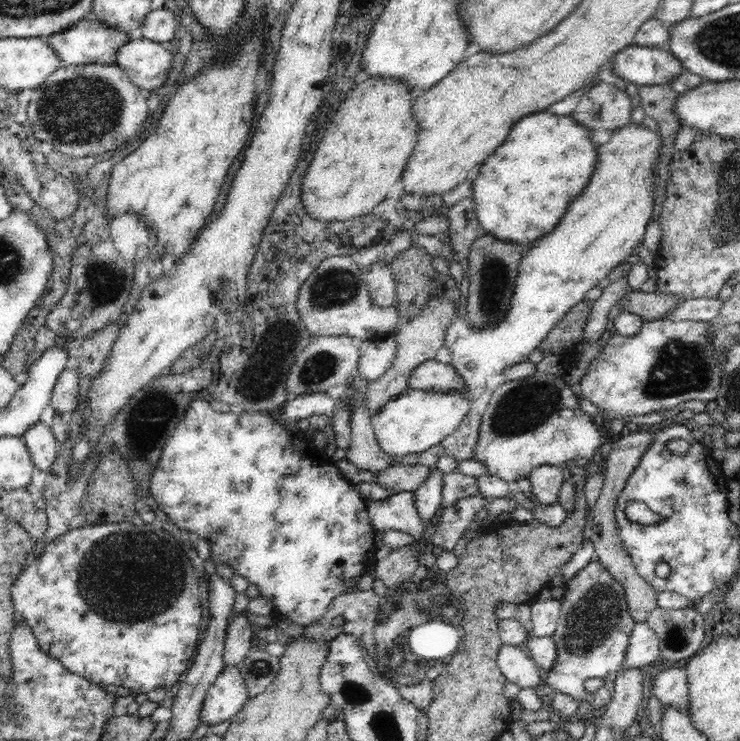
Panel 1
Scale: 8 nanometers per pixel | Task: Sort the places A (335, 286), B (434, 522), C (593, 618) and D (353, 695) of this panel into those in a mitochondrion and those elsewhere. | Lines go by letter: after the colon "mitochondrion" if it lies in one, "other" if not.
A: mitochondrion
B: other
C: mitochondrion
D: mitochondrion

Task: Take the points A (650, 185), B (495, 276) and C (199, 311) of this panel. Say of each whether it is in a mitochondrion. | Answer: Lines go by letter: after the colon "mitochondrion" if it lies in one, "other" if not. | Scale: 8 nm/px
A: other
B: mitochondrion
C: other

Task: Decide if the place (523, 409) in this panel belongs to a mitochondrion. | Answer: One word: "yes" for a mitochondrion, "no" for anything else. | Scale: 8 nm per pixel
yes

